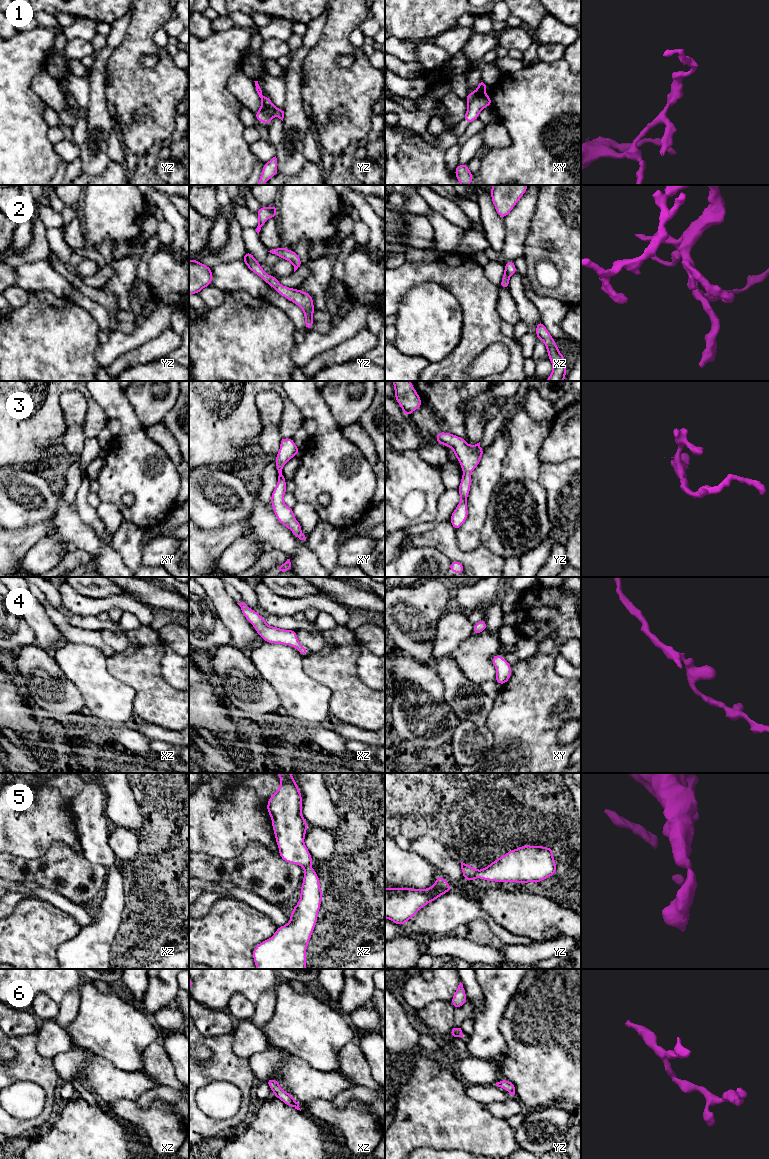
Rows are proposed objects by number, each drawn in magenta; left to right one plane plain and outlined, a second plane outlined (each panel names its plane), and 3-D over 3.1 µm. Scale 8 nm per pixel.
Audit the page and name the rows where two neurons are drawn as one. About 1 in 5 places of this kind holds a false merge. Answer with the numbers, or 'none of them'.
none of them

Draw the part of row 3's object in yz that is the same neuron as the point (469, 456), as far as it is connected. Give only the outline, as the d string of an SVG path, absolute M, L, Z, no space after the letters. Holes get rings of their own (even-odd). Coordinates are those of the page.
M439 432L436 434L438 444L443 444L454 451L461 469L464 471L459 488L457 489L461 500L453 513L450 522L455 530L459 529L468 517L467 497L471 488L471 472L479 465L484 450L480 447L480 442L469 445L462 437L452 433Z

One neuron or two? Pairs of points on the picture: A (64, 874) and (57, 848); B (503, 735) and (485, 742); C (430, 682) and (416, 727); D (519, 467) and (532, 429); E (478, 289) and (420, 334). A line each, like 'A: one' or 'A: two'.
A: one
B: two
C: one
D: one
E: two

